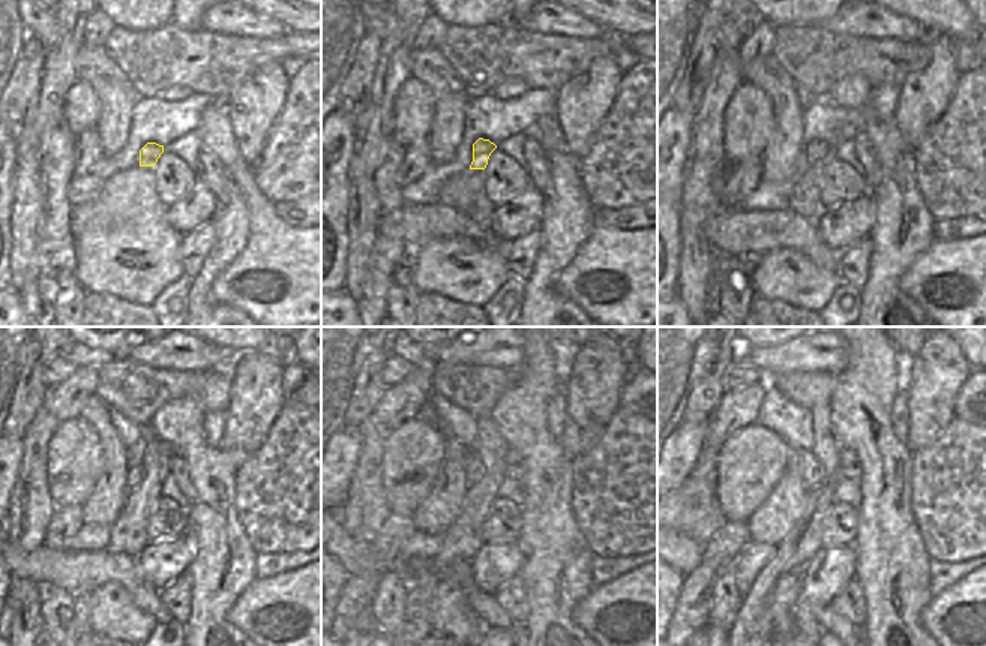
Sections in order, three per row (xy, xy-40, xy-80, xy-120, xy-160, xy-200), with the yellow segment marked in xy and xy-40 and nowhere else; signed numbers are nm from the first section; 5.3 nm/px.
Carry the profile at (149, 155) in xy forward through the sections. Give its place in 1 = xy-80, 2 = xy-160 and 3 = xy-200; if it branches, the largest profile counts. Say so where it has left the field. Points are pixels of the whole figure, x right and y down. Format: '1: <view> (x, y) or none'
1: xy-80 (817, 149)
2: xy-160 (473, 469)
3: xy-200 (809, 466)

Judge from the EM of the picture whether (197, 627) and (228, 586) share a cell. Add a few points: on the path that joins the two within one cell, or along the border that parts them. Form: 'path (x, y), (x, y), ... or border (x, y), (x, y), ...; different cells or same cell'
path (207, 616), (209, 606), (218, 597); same cell

